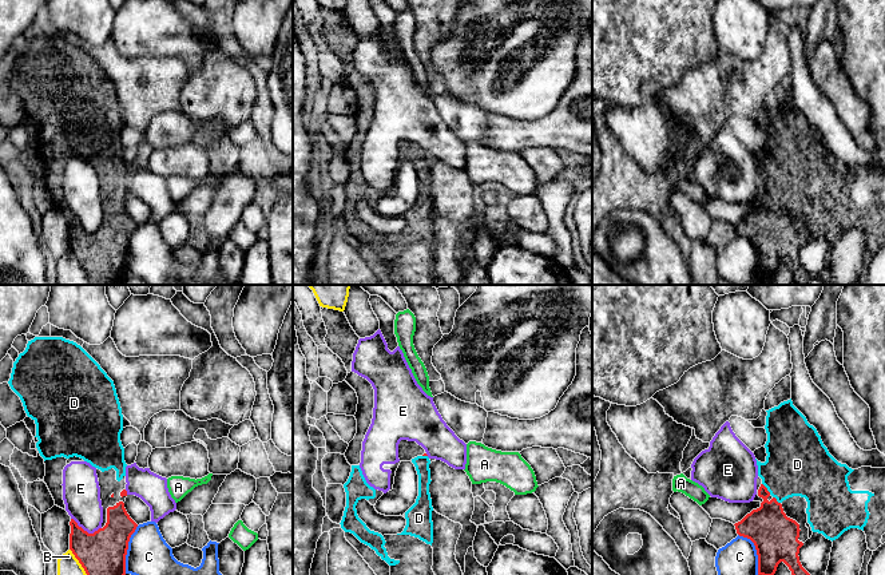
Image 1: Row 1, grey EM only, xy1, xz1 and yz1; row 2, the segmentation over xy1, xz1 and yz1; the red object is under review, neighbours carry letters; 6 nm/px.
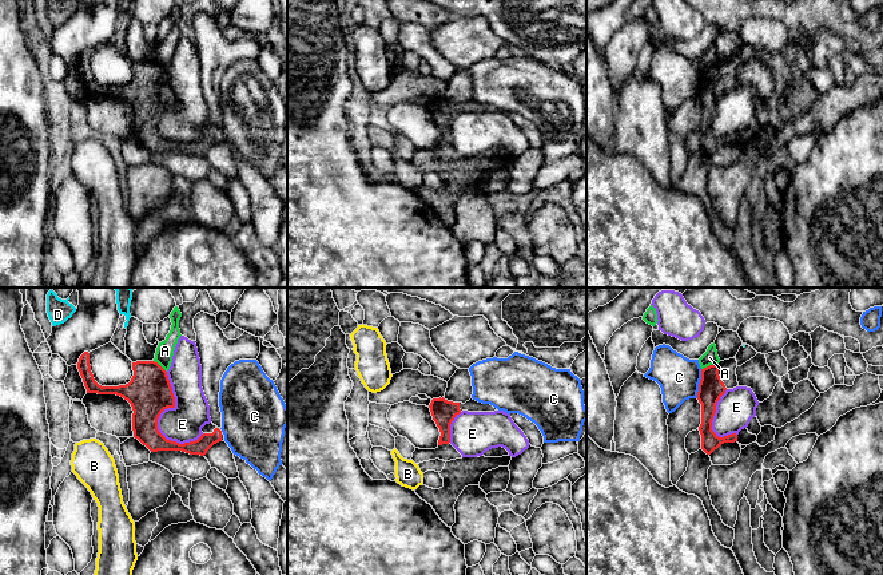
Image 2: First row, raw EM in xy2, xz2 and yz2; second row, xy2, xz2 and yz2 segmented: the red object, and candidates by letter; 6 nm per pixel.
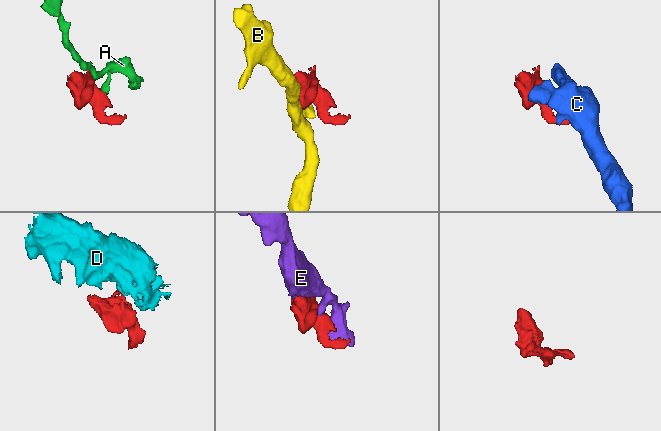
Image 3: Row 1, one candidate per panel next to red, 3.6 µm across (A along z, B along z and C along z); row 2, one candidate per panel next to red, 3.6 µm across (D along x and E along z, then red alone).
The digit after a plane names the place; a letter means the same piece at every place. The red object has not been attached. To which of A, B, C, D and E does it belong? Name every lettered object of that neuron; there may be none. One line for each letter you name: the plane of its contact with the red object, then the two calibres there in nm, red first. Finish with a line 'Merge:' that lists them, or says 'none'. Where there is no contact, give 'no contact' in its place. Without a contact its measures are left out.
D: contact in yz1; calibres 260 and 380 nm
Merge: D

